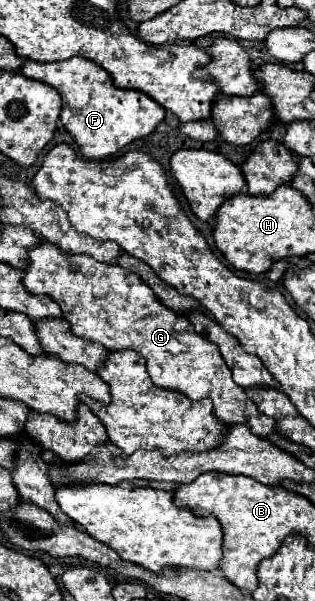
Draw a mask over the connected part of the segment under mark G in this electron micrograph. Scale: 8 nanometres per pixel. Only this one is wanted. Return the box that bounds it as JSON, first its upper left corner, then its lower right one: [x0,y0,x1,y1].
[24,241,276,437]

